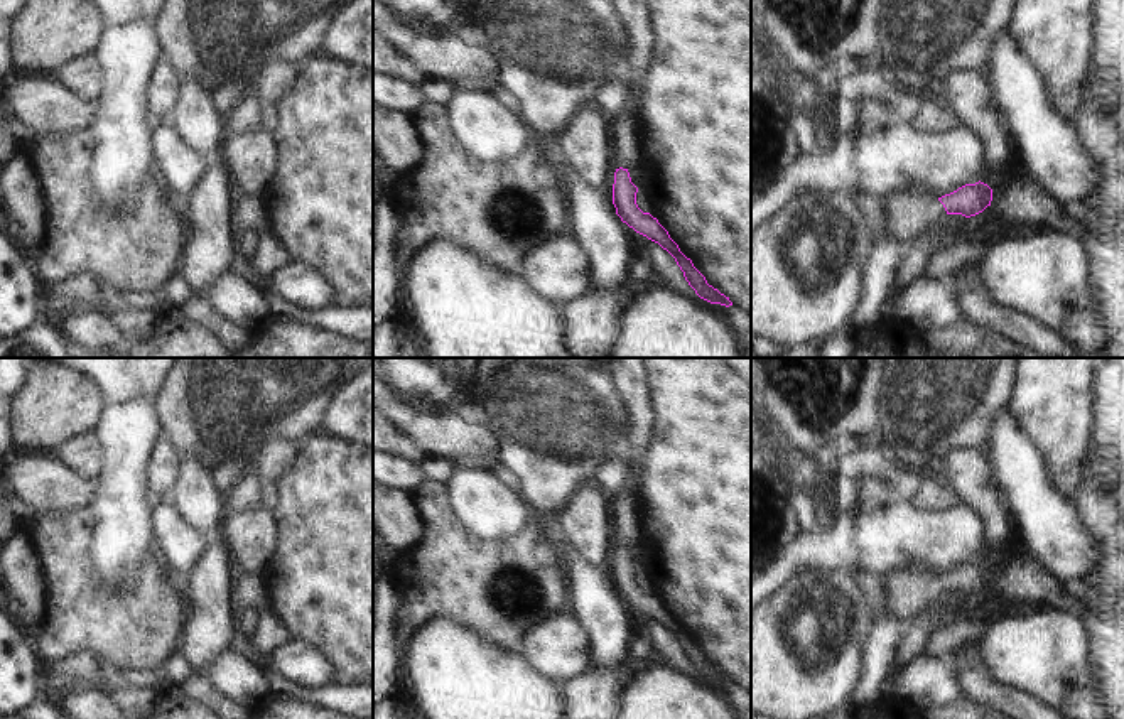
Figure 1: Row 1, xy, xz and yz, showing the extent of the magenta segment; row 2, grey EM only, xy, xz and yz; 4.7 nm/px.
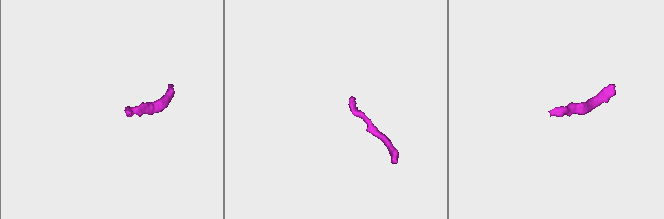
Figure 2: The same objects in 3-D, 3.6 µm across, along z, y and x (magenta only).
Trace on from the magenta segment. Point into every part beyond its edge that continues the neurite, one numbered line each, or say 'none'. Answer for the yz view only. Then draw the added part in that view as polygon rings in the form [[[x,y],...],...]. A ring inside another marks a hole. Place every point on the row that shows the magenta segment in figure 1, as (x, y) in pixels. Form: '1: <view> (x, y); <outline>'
1: yz (908, 215); [[[916,191],[891,194],[884,204],[884,230],[905,250],[947,214],[938,197]]]

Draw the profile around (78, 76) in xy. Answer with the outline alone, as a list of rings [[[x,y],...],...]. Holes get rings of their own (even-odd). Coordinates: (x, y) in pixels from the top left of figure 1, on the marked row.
[[[91,56],[71,59],[61,64],[52,79],[68,93],[84,101],[93,101],[98,95],[100,74]]]

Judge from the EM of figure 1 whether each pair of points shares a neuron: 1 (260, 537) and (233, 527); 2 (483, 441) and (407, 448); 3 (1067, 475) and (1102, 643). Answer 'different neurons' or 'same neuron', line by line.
1: same neuron
2: different neurons
3: different neurons

